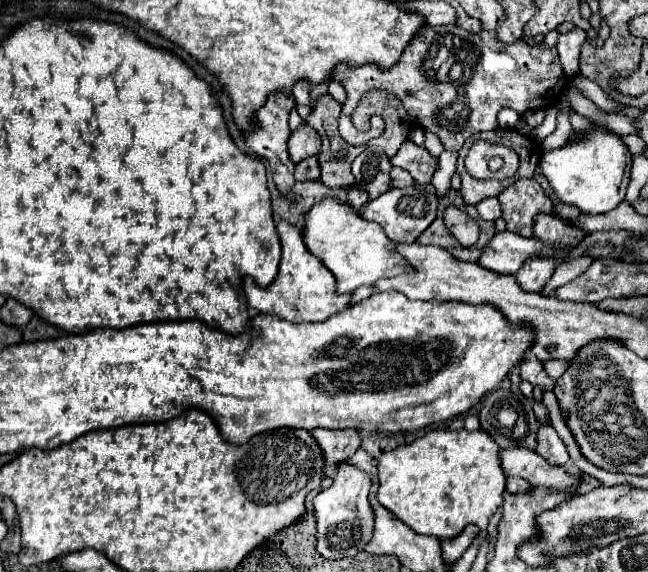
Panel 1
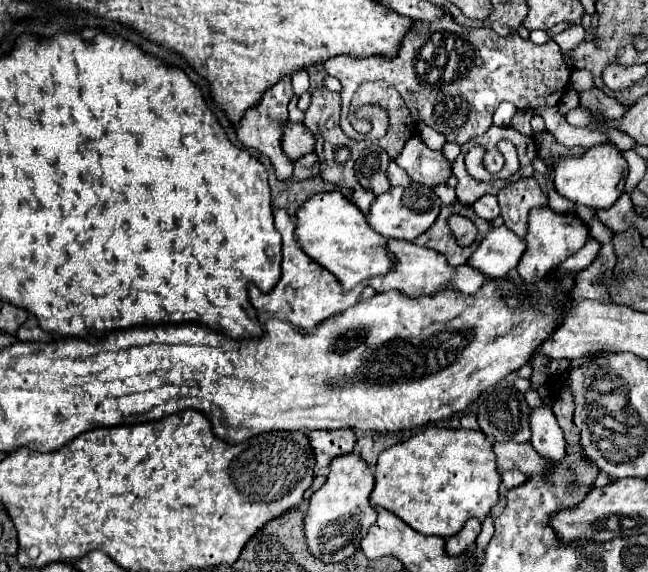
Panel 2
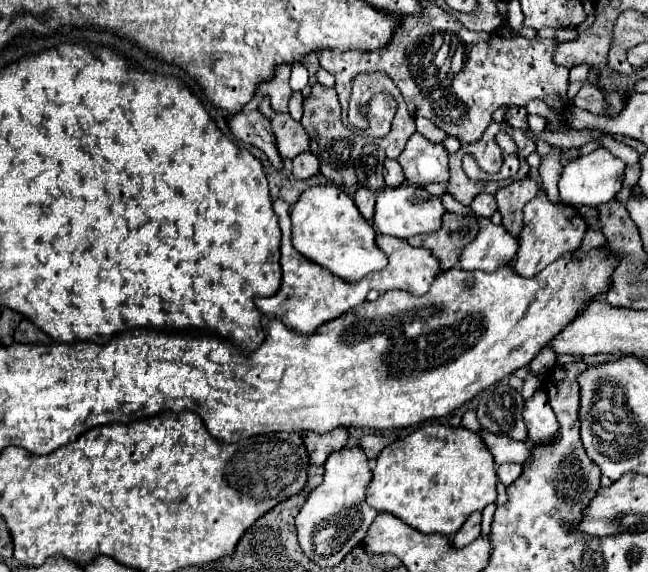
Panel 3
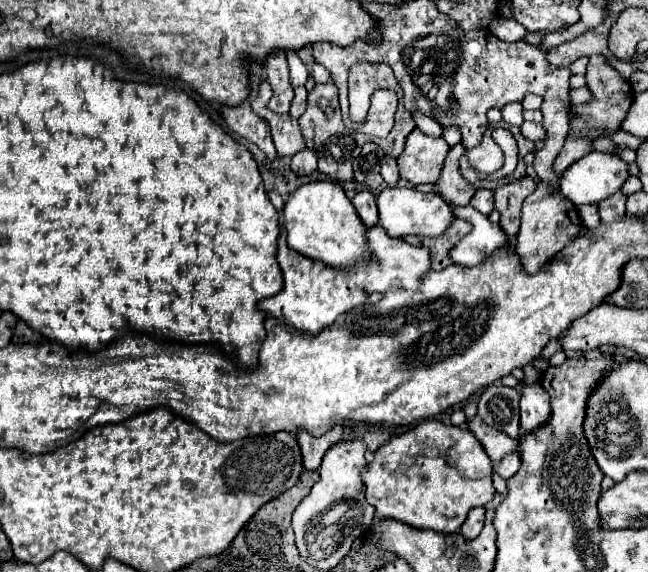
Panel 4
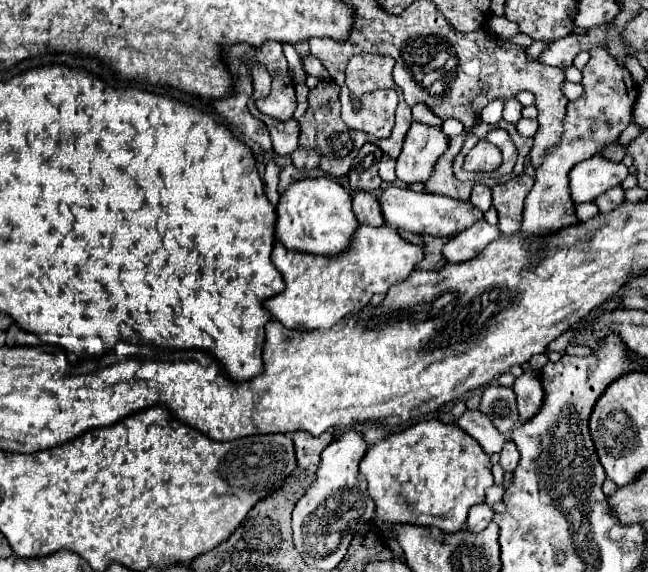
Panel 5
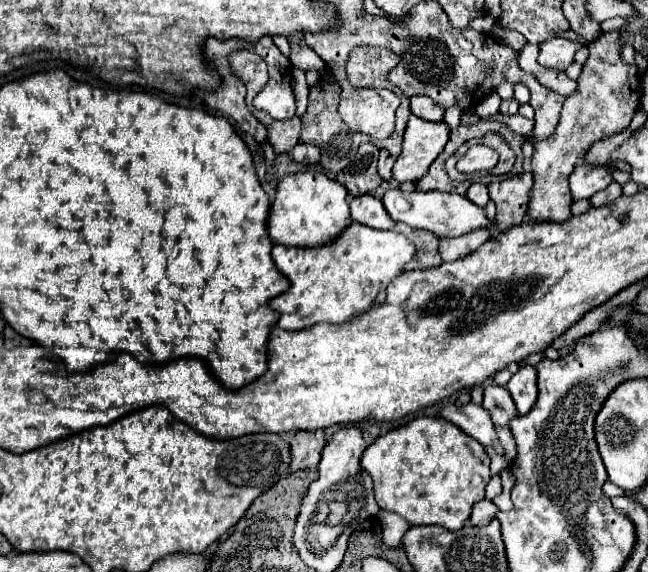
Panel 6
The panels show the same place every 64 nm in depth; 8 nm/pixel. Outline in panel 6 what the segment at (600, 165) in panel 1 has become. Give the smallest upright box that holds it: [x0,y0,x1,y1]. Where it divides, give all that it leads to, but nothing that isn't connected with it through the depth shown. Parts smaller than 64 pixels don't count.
[570,164,612,200]

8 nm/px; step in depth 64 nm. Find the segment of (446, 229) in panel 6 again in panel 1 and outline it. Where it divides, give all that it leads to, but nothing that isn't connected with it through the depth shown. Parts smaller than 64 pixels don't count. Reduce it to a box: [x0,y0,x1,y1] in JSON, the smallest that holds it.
[358,184,436,244]

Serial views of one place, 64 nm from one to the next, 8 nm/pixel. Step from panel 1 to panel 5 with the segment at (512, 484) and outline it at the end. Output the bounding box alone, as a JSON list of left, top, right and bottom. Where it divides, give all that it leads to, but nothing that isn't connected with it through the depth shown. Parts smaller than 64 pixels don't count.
[500,442,518,472]

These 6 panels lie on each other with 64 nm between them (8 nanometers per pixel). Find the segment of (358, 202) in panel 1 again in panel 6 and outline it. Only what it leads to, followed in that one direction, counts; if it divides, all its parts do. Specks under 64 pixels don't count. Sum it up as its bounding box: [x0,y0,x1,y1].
[350,194,392,230]

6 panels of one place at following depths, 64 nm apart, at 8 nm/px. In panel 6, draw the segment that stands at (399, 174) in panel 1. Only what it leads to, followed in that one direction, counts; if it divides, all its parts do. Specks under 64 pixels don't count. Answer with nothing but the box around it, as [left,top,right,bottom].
[378,150,394,180]

